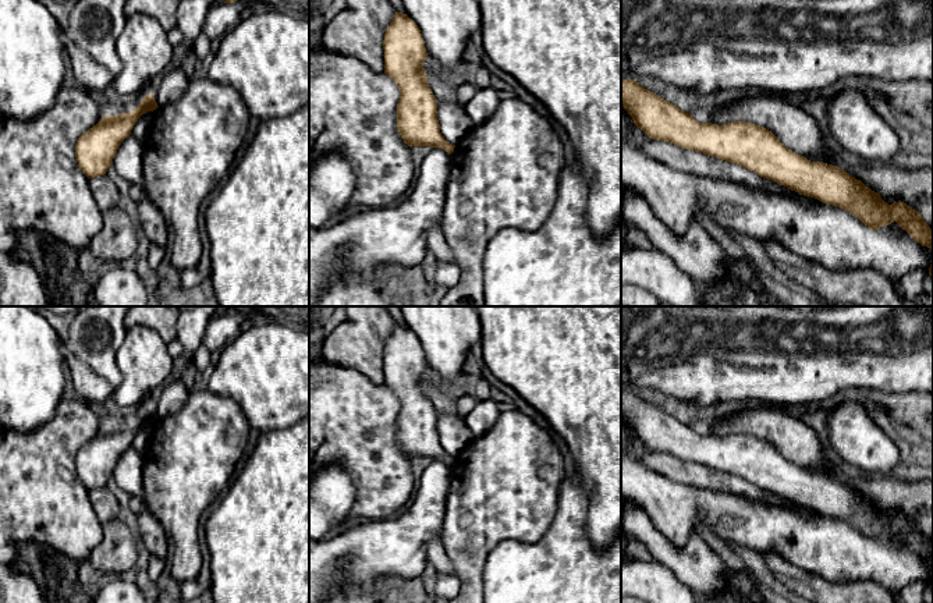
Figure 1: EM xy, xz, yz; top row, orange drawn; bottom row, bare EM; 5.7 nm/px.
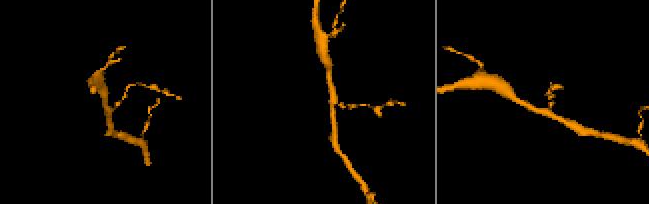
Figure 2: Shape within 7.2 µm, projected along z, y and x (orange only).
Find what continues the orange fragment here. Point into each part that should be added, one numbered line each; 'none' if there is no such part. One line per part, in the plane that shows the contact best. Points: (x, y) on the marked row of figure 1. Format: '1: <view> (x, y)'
none

